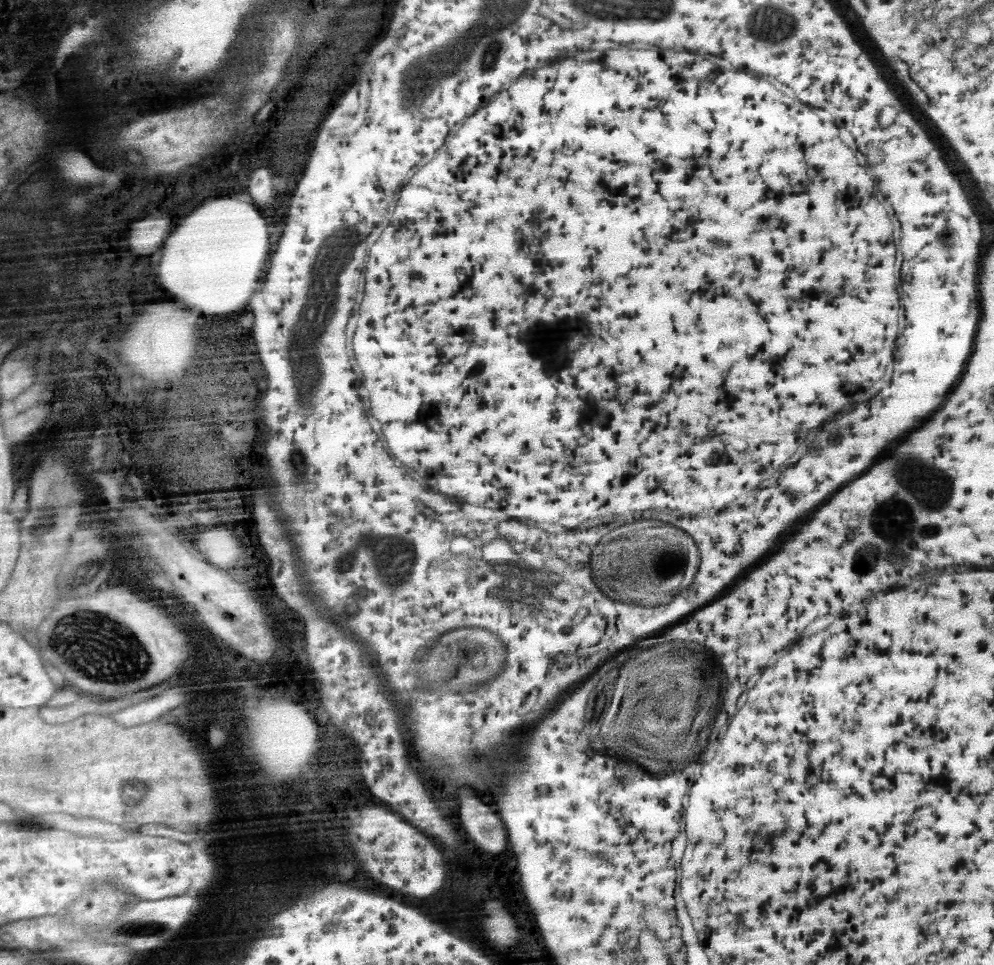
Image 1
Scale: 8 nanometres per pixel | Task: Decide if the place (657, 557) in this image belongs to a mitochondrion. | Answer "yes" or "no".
yes

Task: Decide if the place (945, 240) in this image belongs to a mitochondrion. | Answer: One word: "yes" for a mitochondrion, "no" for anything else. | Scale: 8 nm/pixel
yes

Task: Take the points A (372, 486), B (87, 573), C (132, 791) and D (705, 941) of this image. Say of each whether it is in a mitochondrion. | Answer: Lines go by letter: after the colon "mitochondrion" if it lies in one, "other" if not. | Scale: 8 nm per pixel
A: other
B: mitochondrion
C: mitochondrion
D: other

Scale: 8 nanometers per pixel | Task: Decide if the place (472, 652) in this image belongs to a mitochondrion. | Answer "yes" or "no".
yes

